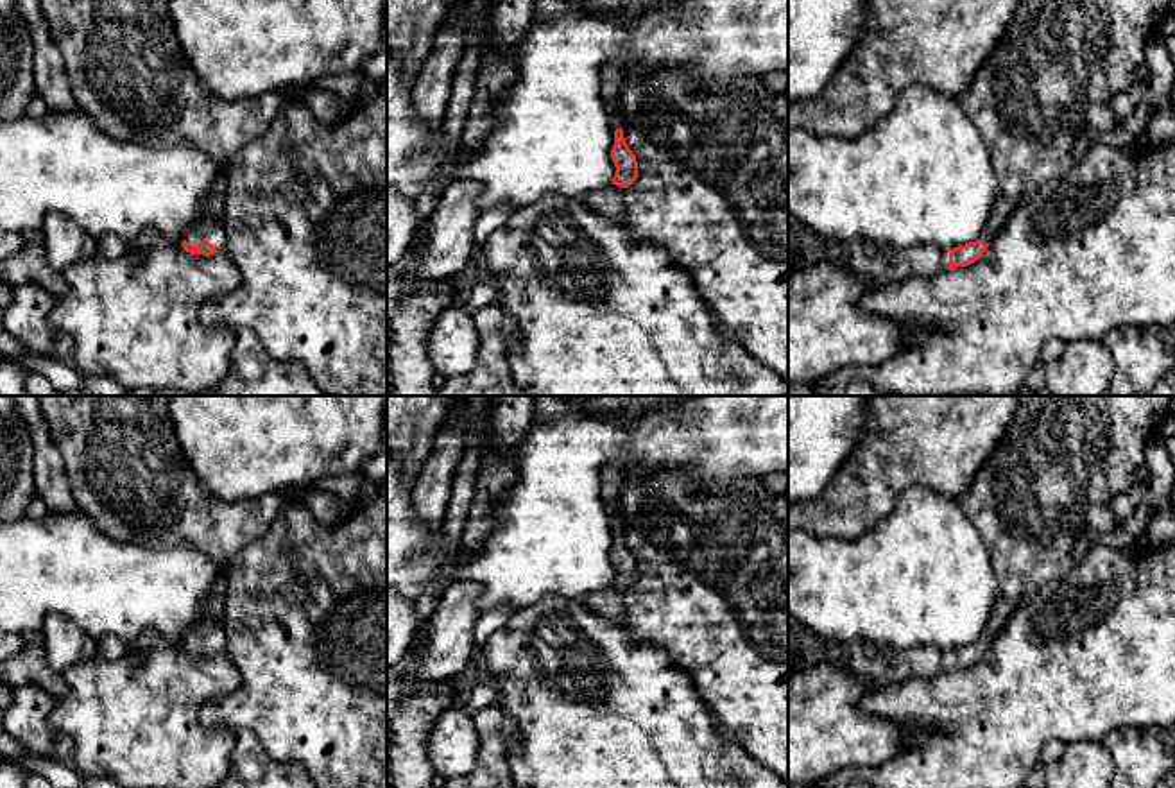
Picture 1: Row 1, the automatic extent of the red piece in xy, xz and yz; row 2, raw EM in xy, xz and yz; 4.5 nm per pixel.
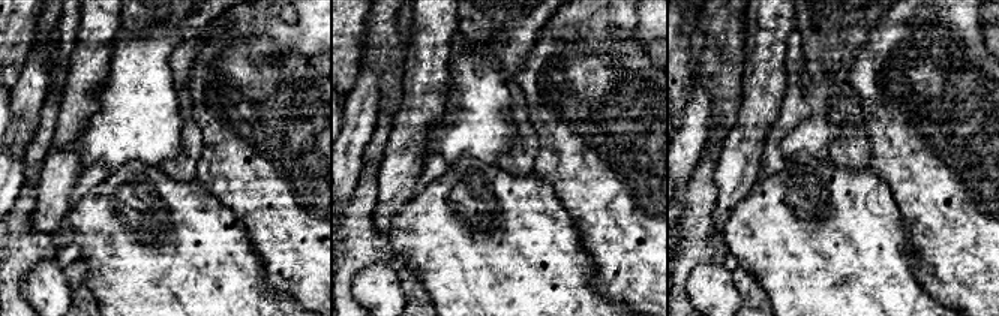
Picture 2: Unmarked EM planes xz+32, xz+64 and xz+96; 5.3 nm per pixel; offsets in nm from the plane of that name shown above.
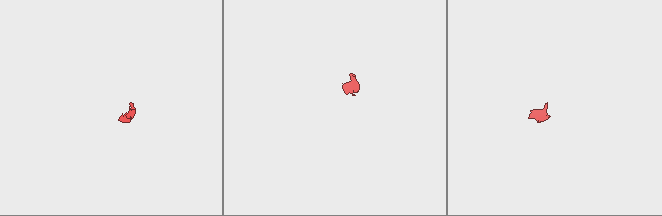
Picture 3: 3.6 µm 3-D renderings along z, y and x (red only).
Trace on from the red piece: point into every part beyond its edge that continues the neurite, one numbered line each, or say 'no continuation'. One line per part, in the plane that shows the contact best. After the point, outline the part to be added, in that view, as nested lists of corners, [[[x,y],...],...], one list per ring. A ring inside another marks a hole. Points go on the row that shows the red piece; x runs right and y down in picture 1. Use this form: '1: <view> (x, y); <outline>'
1: xy (212, 228); [[[226,174],[217,183],[201,224],[186,233],[186,242],[193,244],[195,247],[199,247],[202,242],[210,242],[217,251],[224,251],[227,247],[227,235],[224,224],[224,197]]]
2: yz (874, 265); [[[788,213],[788,278],[820,261],[851,269],[867,285],[881,287],[908,276],[937,274],[948,269],[949,253],[931,244],[896,251],[872,242],[842,244],[817,235]]]

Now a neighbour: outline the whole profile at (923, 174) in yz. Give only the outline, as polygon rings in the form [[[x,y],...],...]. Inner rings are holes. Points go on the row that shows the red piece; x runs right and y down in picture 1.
[[[922,84],[906,86],[894,109],[858,138],[788,129],[788,213],[829,240],[955,249],[982,238],[998,195],[991,154],[973,122],[956,98]]]

